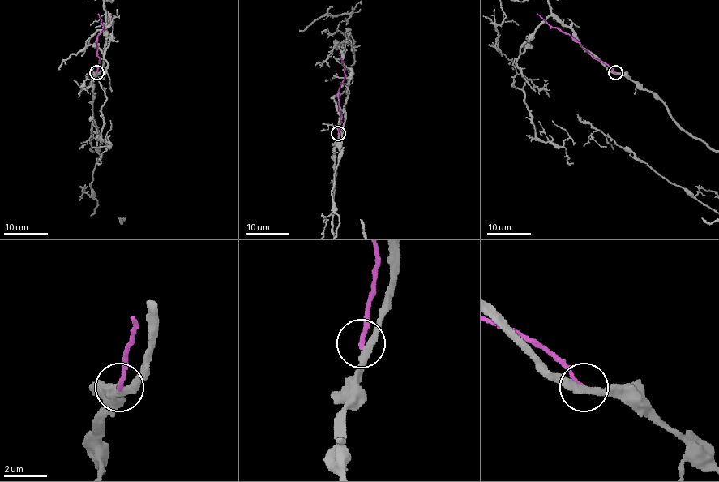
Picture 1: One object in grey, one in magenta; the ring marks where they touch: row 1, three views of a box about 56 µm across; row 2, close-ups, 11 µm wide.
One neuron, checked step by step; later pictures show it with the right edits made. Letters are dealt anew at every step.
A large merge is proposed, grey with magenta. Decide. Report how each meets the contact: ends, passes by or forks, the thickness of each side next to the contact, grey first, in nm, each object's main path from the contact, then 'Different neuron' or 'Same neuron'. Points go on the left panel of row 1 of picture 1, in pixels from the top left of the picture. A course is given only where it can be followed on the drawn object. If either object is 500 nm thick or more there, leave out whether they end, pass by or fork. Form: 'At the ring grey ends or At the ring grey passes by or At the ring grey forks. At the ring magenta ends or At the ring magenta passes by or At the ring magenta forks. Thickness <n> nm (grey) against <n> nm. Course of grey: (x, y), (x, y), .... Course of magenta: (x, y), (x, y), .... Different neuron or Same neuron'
At the ring grey passes by. At the ring magenta ends. Thickness 300 nm (grey) against 200 nm. Course of magenta: (97, 73), (99, 58), (97, 36), (104, 28), (98, 13). Different neuron

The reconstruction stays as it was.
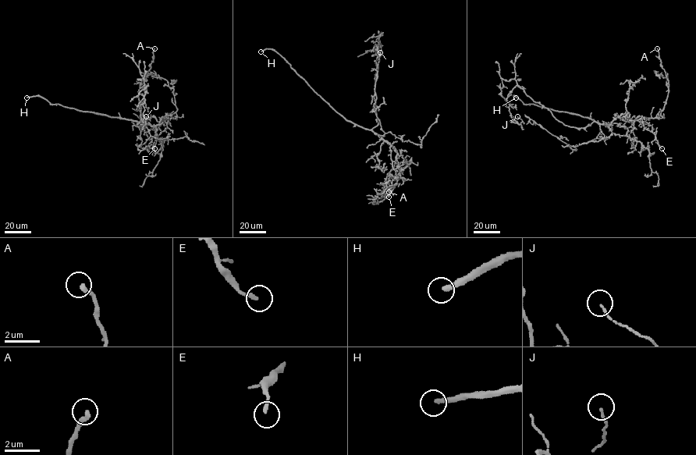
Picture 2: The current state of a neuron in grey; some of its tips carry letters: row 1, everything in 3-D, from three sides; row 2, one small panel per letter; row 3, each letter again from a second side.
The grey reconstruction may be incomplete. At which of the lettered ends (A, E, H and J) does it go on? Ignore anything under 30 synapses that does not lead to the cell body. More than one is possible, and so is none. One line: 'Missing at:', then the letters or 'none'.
Missing at: H

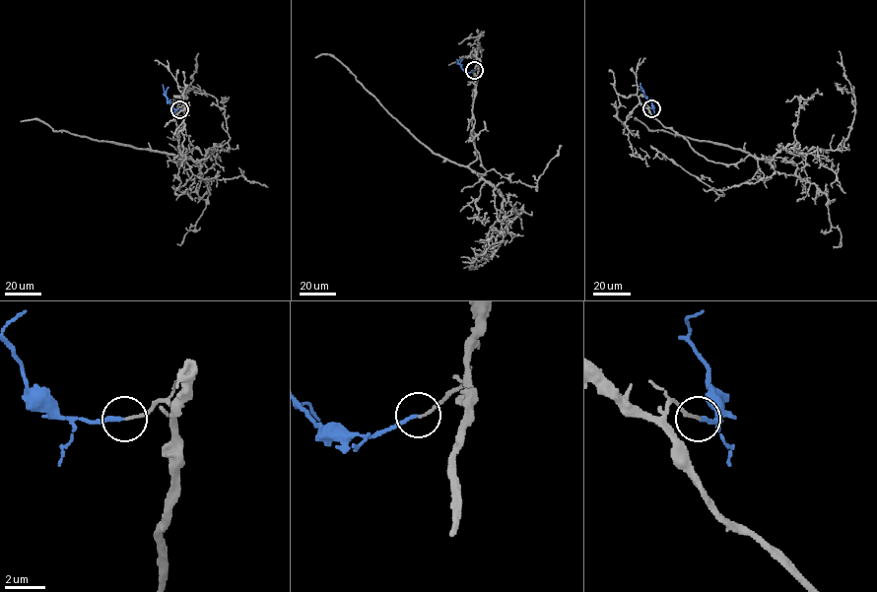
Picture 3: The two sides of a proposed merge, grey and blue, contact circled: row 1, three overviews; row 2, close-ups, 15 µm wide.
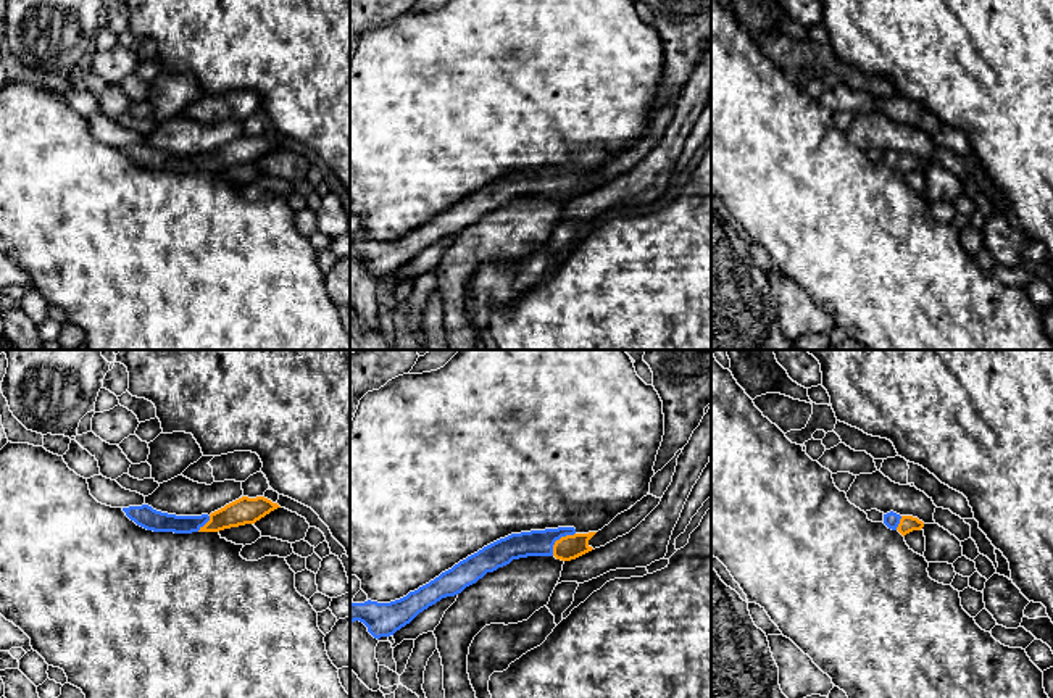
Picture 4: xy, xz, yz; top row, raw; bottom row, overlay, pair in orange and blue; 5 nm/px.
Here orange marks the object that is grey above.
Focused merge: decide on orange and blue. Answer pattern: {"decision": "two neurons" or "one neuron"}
{"decision": "one neuron"}

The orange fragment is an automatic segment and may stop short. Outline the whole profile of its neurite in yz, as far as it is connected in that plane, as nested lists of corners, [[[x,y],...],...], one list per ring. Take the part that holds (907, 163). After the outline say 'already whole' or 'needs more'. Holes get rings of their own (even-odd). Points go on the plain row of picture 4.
[[[893,150],[884,153],[884,163],[892,168],[898,169],[903,176],[913,169],[921,169],[924,161],[913,155],[900,155]]] | needs more

